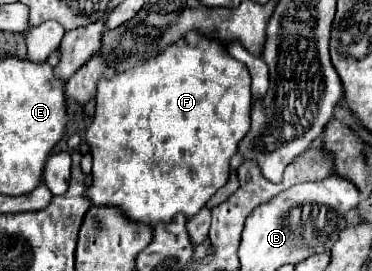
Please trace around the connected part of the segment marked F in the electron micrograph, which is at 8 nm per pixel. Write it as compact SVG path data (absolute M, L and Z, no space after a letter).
M190 31L186 33L180 41L172 43L166 47L160 55L148 59L146 63L132 67L120 75L114 75L112 79L100 79L96 87L96 111L94 119L86 131L86 143L90 145L90 153L94 157L94 169L92 169L92 185L86 189L86 197L92 201L92 205L104 205L104 207L116 207L124 213L126 219L134 223L144 223L144 225L156 225L156 223L170 223L170 219L176 213L184 213L186 219L194 217L206 201L228 181L228 165L230 157L236 153L240 139L246 135L250 129L250 107L252 107L252 97L250 97L250 75L246 67L232 59L224 45L216 39L206 39L204 35Z

